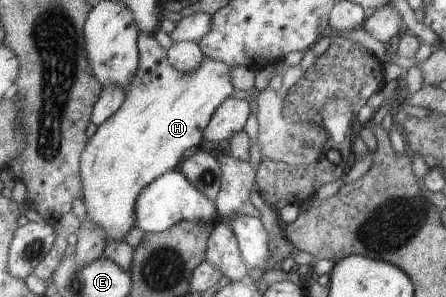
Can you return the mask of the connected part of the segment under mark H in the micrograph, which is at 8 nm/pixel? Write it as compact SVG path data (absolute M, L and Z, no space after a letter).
M138 31L136 42L139 50L137 71L124 88L123 101L119 109L109 115L109 119L96 127L80 155L80 200L85 207L83 220L97 225L103 231L105 241L123 241L123 237L133 227L133 201L137 199L137 193L150 181L172 170L182 161L183 151L200 145L203 140L202 131L213 115L213 110L234 91L229 65L211 57L203 57L201 65L197 65L193 73L179 73L173 69L173 65L169 65L166 51L155 42L152 33Z

